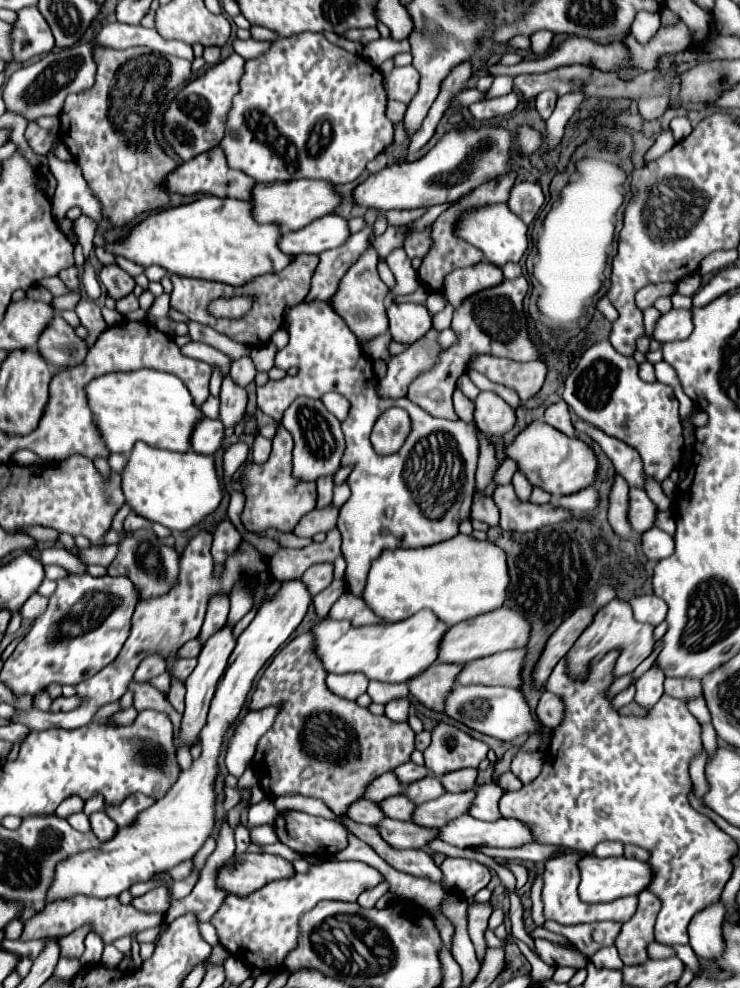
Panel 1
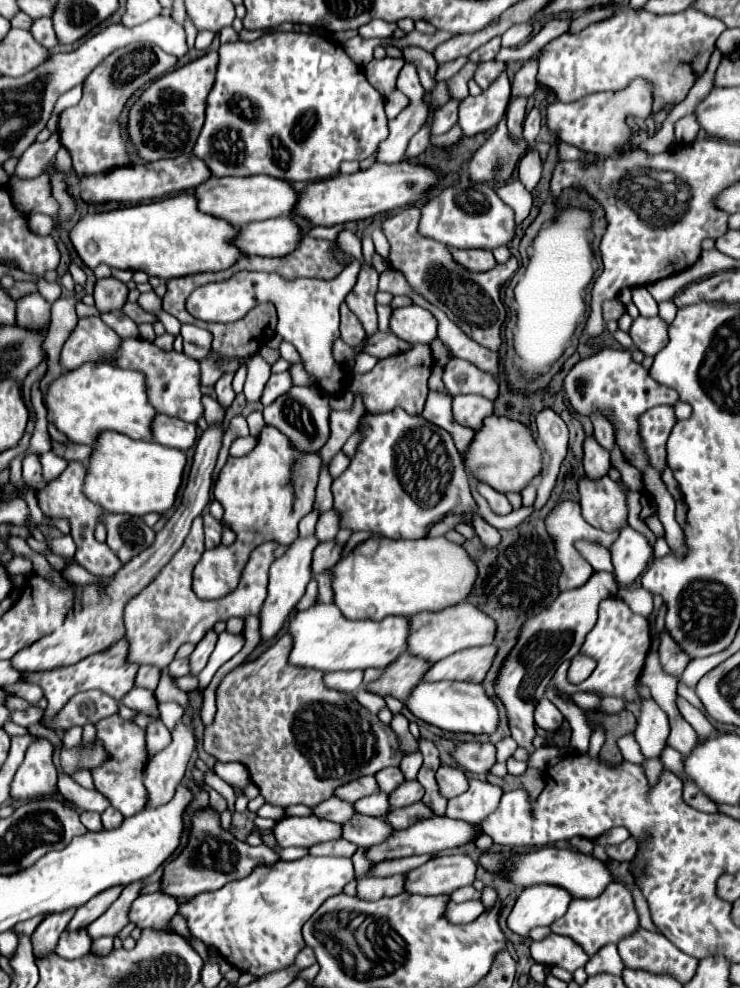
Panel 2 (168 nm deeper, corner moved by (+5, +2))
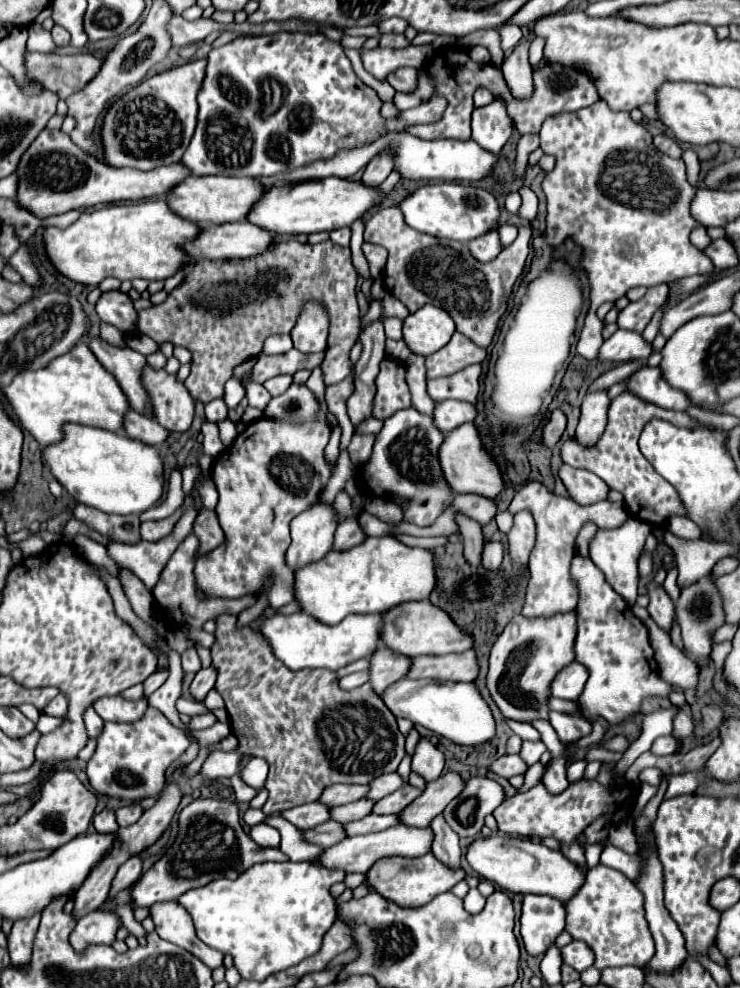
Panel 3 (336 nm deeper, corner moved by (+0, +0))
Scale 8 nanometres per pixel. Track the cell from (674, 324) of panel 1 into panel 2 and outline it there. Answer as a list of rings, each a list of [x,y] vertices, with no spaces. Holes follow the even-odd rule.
[[[637,317],[629,331],[635,347],[639,347],[645,355],[659,353],[669,341],[669,323],[657,317]]]

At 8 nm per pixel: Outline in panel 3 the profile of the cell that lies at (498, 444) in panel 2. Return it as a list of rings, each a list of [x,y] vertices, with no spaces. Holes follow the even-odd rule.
[[[464,423],[464,425],[460,425],[460,427],[456,427],[456,429],[452,429],[450,433],[444,435],[444,441],[438,449],[438,461],[440,461],[444,481],[448,483],[450,491],[454,495],[474,493],[474,495],[494,499],[506,485],[500,467],[482,449],[482,441],[480,441],[480,435],[478,435],[478,429],[476,429],[474,423]]]

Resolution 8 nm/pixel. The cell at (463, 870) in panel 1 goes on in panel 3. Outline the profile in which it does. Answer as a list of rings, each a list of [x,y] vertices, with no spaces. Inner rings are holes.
[[[432,853],[422,855],[422,857],[414,857],[414,859],[406,859],[406,857],[384,857],[378,859],[378,863],[374,863],[370,867],[370,871],[366,873],[366,885],[376,891],[378,895],[382,895],[384,899],[400,905],[400,907],[422,907],[426,905],[430,899],[434,899],[440,893],[450,891],[450,887],[454,887],[454,883],[464,879],[464,871],[452,871],[448,867],[444,867]]]

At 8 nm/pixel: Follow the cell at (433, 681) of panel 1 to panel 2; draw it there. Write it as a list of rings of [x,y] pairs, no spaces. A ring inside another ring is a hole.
[[[403,653],[393,665],[389,665],[389,669],[385,669],[383,677],[367,685],[367,689],[377,695],[393,695],[399,701],[405,701],[411,691],[423,681],[429,667],[429,661],[413,657],[411,653]]]

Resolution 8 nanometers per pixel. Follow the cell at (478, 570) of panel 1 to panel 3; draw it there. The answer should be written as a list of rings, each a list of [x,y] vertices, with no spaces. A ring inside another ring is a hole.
[[[390,535],[368,537],[348,551],[328,551],[324,559],[294,571],[294,601],[302,613],[326,625],[352,613],[382,613],[398,603],[422,601],[434,587],[434,559],[428,549],[406,547]]]

